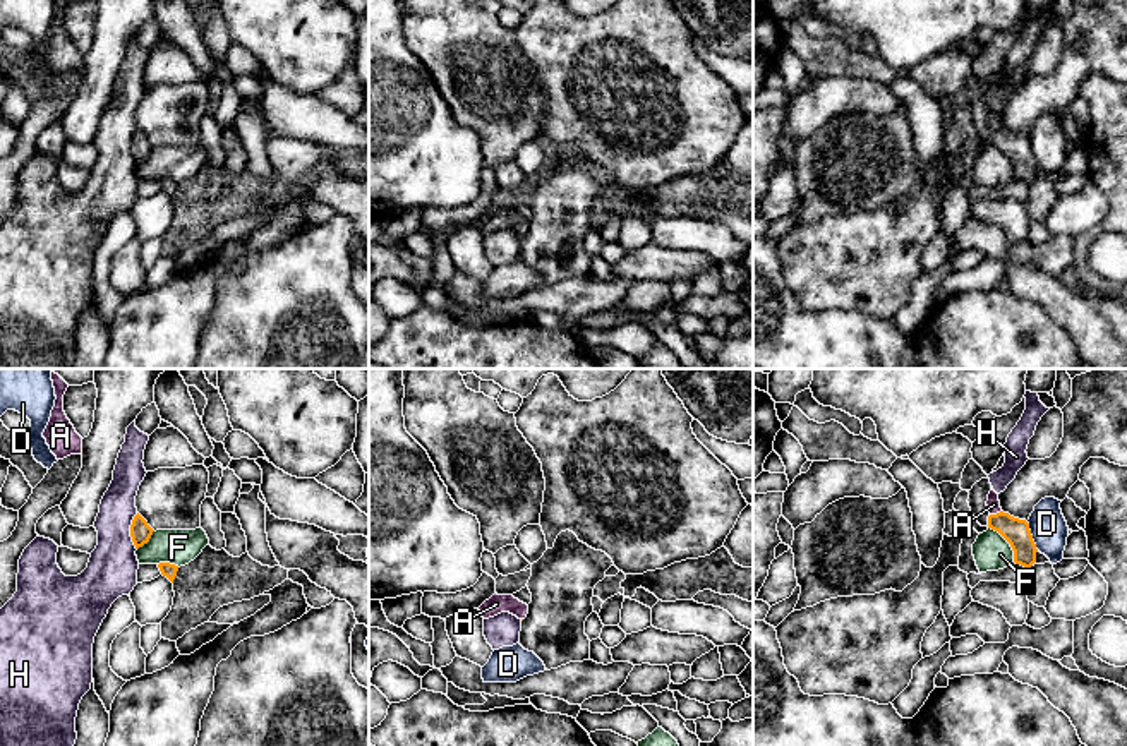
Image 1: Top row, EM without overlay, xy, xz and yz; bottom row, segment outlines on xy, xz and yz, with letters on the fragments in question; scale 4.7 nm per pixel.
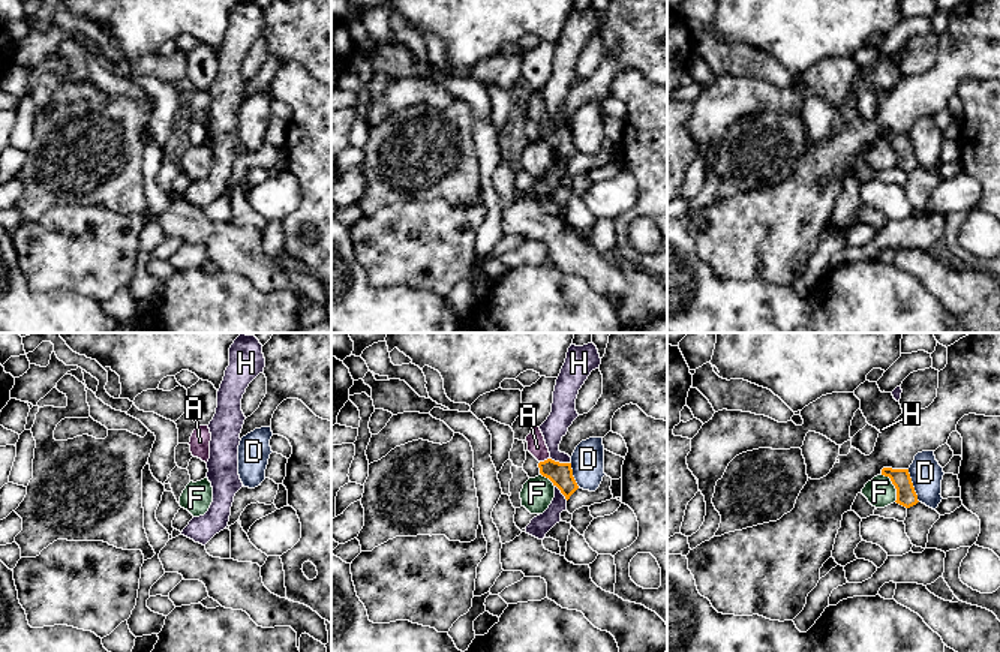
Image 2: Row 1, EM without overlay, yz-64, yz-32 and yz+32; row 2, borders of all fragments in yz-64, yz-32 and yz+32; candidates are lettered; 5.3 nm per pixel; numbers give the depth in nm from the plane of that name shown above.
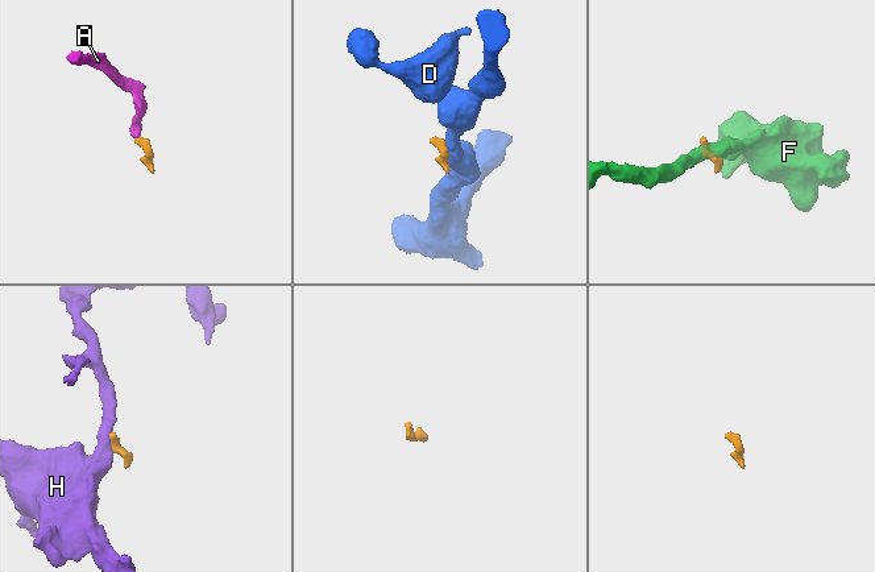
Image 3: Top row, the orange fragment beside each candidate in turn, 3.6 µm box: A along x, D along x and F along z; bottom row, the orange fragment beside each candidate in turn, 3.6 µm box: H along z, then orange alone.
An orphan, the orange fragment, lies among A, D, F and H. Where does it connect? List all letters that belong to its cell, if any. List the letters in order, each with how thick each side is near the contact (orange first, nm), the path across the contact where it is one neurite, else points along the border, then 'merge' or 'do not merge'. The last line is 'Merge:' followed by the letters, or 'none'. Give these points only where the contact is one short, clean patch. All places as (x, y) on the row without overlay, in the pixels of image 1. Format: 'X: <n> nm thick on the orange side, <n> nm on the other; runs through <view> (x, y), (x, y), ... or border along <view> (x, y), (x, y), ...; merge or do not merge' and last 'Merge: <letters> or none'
A: 120 nm thick on the orange side, 60 nm on the other; runs through yz (1016, 148), (997, 129), (994, 120); merge
D: 120 nm thick on the orange side, 170 nm on the other; border along yz (1026, 138), (1038, 165); do not merge
F: 120 nm thick on the orange side, 170 nm on the other; border along yz (988, 143), (1009, 160), (1014, 177); do not merge
H: 100 nm thick on the orange side, 240 nm on the other; border along xy (138, 129), (131, 139), (131, 156), (136, 165); do not merge
Merge: A

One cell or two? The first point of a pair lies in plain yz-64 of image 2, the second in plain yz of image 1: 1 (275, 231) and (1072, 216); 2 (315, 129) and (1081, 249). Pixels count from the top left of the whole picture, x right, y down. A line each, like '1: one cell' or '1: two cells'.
1: two cells
2: one cell

